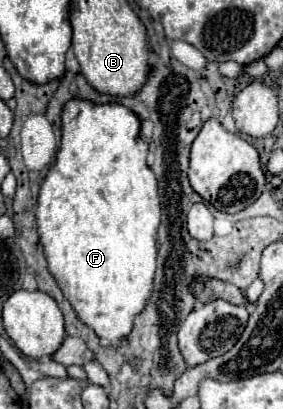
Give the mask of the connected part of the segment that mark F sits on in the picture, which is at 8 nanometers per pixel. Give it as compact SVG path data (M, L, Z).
M69 100L63 108L63 138L61 146L55 158L55 166L49 168L41 190L39 190L39 200L37 200L37 232L39 240L45 250L47 258L47 268L51 276L55 278L57 286L61 288L63 296L71 302L77 318L87 324L97 336L101 346L119 346L129 332L133 330L133 320L145 310L145 304L149 296L153 294L153 276L155 276L155 258L157 258L157 228L161 222L161 202L159 202L159 192L157 192L157 178L153 170L147 166L147 142L139 138L139 118L125 106L121 104L93 104L93 102L83 102L83 100Z

